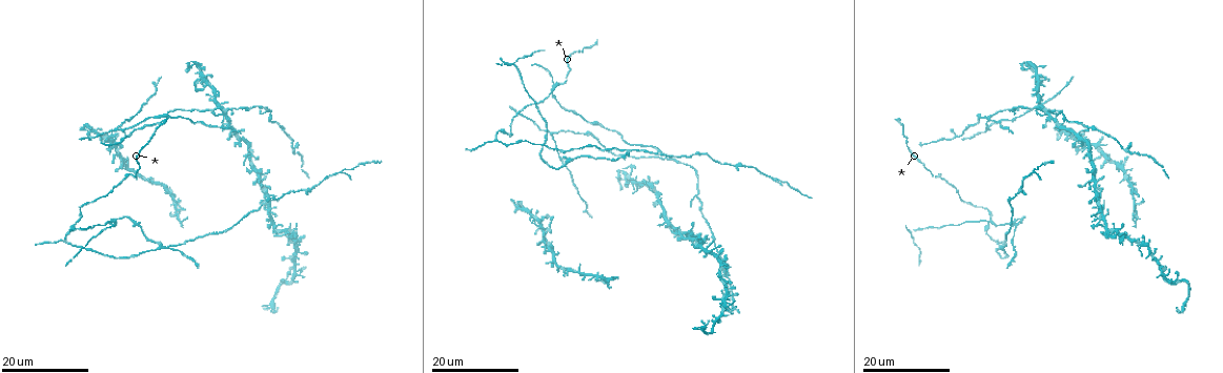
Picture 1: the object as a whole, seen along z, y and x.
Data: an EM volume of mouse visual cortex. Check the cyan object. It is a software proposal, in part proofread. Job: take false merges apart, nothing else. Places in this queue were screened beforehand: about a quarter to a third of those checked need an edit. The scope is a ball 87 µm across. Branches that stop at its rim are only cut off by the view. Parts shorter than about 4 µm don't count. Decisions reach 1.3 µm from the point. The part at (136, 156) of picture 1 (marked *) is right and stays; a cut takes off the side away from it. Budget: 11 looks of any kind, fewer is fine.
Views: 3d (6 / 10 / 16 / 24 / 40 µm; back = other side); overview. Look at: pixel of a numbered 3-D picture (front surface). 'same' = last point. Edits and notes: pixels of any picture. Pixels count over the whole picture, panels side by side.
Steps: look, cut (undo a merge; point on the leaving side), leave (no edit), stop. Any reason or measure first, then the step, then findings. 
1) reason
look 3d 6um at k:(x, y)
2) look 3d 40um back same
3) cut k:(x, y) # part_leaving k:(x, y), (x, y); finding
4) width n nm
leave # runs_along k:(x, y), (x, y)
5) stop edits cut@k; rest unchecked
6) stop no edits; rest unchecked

arms part here
look 3d 24um at 1:(603, 150)

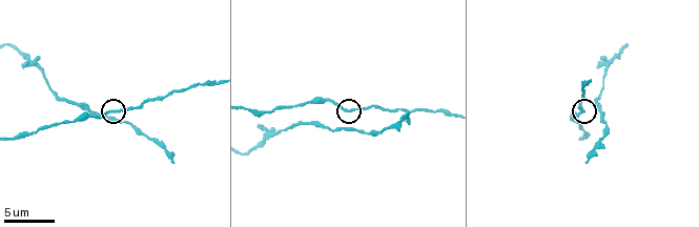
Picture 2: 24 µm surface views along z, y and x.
closer look
look 3d 10um at 2:(109, 109)

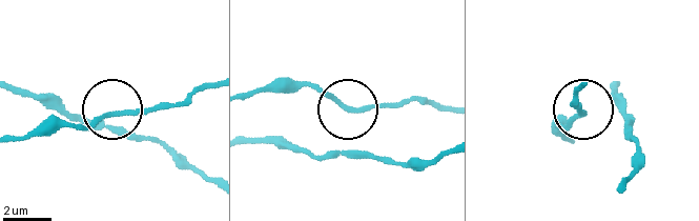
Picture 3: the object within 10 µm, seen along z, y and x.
arms 3
leave # runs_along 3:(12, 140), (84, 127), (120, 109), (190, 103); all the same neuron

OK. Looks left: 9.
three arms meet
look 3d 16um at 1:(601, 126)

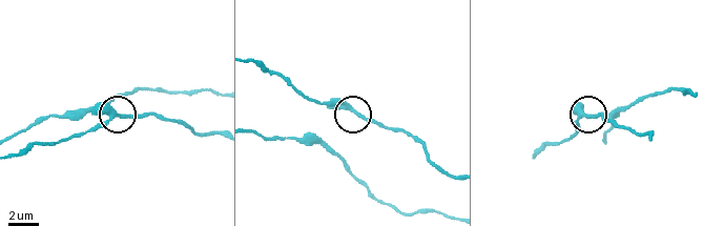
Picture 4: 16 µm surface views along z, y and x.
look 3d 6um at 4:(117, 114)

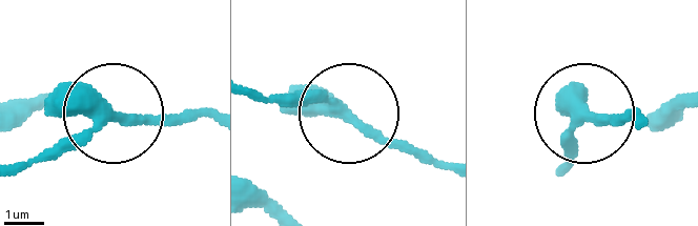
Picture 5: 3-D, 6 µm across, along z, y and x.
side_arm 21 um; arms 3
leave # continuous, no second neuron

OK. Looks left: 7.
branch point
look 3d 24um at 1:(121, 126)

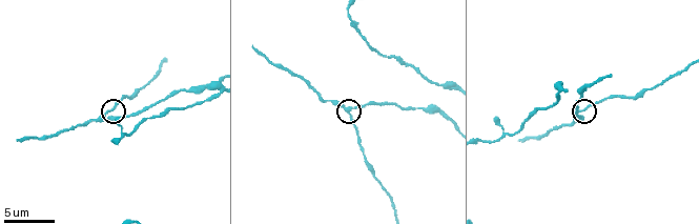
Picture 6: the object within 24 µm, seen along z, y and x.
look 3d 6um at 6:(110, 112)

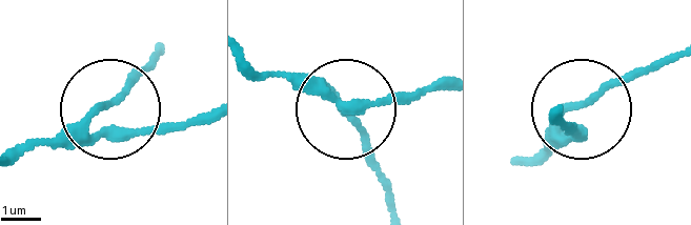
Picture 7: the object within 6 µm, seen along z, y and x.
side_arm 12 um
leave # runs_along 7:(205, 111), (135, 131), (95, 115), (27, 148); continuous, no second neuron

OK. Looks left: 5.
three-way junction
look 3d 16um at 1:(231, 107)

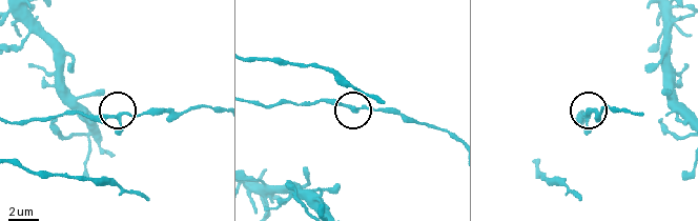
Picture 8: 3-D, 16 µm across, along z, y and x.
look 3d 10um at 8:(114, 115)

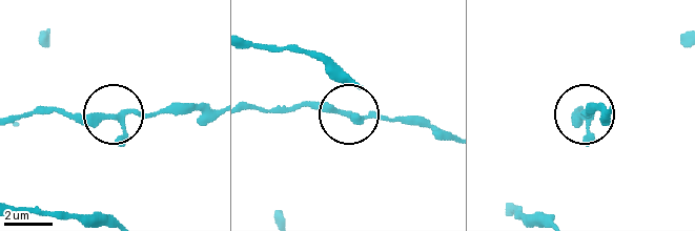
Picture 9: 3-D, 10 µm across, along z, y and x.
leave # runs_along 9:(14, 121), (44, 111), (117, 117), (187, 111); continuous, no second neuron

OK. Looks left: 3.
four-way junction
look 3d 16um at 1:(1136, 218)

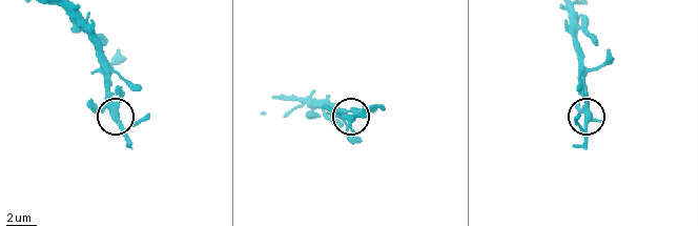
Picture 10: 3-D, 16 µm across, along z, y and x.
look 3d 6um at 10:(353, 115)

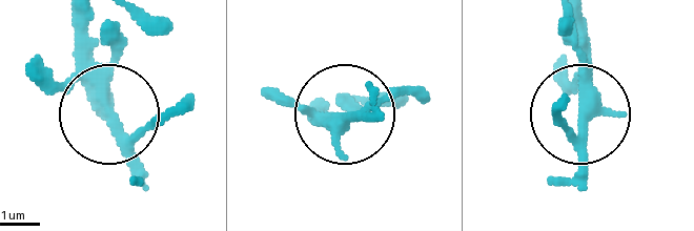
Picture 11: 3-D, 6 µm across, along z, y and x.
look 3d 6um back at 11:(112, 122)

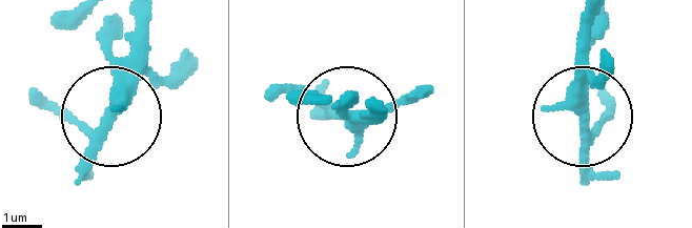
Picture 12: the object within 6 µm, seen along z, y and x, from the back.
leave # runs_along 12:(585, 16), (585, 112), (598, 122), (615, 106); all the same neuron

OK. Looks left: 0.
stop no edits; rest unchecked

